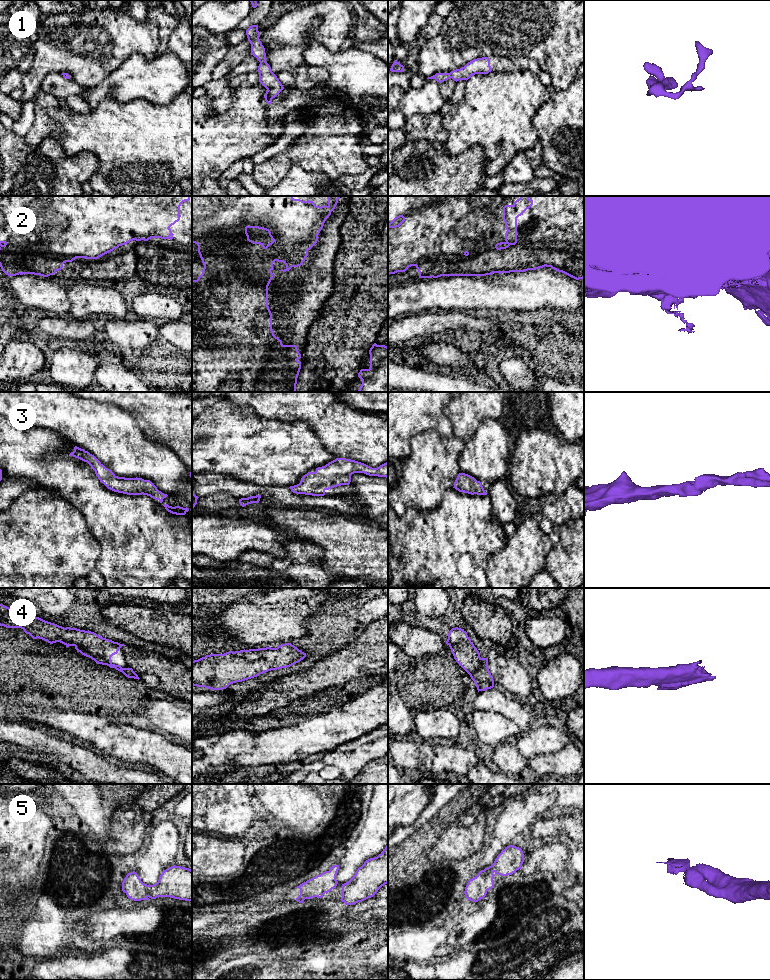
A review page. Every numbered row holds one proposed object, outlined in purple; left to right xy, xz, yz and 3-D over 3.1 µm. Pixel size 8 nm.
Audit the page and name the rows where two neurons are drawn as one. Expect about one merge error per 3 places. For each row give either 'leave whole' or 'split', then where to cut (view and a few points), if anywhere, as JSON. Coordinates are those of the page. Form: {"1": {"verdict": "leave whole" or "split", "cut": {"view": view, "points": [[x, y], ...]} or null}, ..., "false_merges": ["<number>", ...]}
{"1": {"verdict": "leave whole", "cut": null}, "2": {"verdict": "split", "cut": {"view": "xz", "points": [[256, 269], [230, 297], [243, 329], [268, 347], [263, 391]]}}, "3": {"verdict": "leave whole", "cut": null}, "4": {"verdict": "leave whole", "cut": null}, "5": {"verdict": "leave whole", "cut": null}, "false_merges": ["2"]}

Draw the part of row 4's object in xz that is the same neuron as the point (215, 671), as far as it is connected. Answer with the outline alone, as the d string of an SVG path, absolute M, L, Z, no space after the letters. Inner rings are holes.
M291 643L281 644L277 648L258 648L229 651L224 654L210 654L192 661L192 685L212 690L226 689L230 684L242 682L271 670L290 667L306 657L306 653Z

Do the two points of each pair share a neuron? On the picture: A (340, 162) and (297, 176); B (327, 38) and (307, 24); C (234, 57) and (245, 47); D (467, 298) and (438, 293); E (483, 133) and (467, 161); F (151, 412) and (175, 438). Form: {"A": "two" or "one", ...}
{"A": "two", "B": "one", "C": "one", "D": "one", "E": "two", "F": "one"}

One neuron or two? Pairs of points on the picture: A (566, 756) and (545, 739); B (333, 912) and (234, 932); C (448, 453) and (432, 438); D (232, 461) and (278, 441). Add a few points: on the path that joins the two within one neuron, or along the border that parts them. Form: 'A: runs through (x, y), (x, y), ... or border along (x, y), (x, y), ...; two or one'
A: border along (570, 741), (558, 751), (538, 754), (536, 756); two
B: runs through (332, 942), (274, 950), (267, 945); one
C: runs through (444, 450), (436, 442); one
D: runs through (243, 450), (262, 449), (267, 445); one

